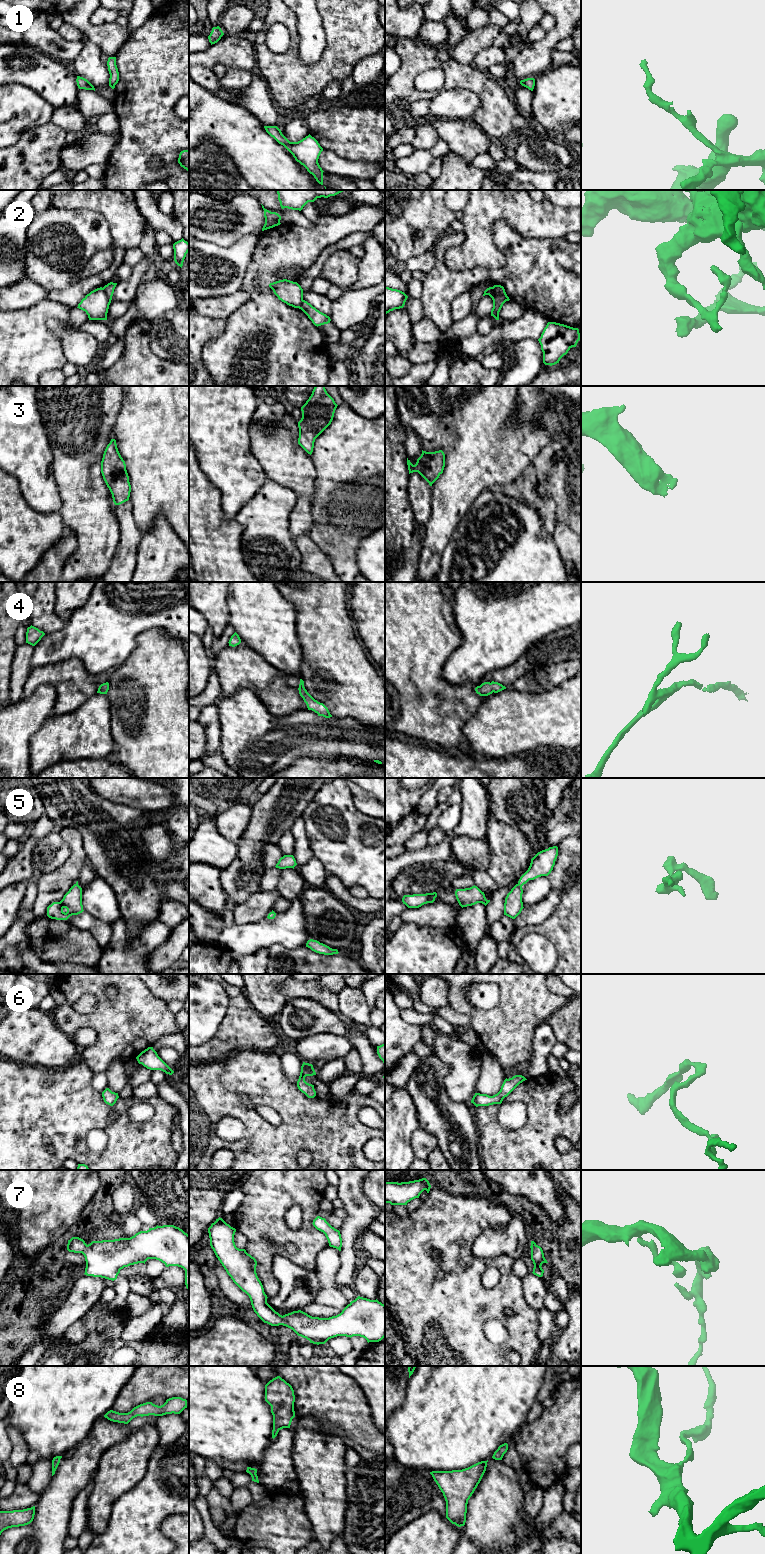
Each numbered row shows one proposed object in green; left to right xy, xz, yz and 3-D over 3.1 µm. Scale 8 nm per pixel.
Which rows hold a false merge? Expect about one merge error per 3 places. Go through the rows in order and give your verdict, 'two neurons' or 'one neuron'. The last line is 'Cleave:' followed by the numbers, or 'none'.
1: one neuron
2: two neurons
3: one neuron
4: one neuron
5: one neuron
6: one neuron
7: one neuron
8: one neuron
Cleave: 2

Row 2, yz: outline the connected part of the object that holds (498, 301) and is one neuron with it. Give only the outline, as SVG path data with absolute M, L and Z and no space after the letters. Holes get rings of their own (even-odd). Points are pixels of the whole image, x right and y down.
M494 286L489 287L484 291L483 296L489 295L493 300L493 308L491 310L491 316L493 316L496 320L499 320L499 312L505 303L505 300L502 296L495 290Z

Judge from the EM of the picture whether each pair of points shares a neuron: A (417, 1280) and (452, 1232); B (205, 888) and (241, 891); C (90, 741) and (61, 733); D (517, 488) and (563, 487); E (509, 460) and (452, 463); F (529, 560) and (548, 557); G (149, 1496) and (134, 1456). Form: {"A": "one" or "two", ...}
{"A": "one", "B": "two", "C": "one", "D": "two", "E": "one", "F": "one", "G": "two"}

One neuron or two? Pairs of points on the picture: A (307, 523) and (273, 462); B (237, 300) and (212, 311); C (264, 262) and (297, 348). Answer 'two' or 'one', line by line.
A: one
B: one
C: one

